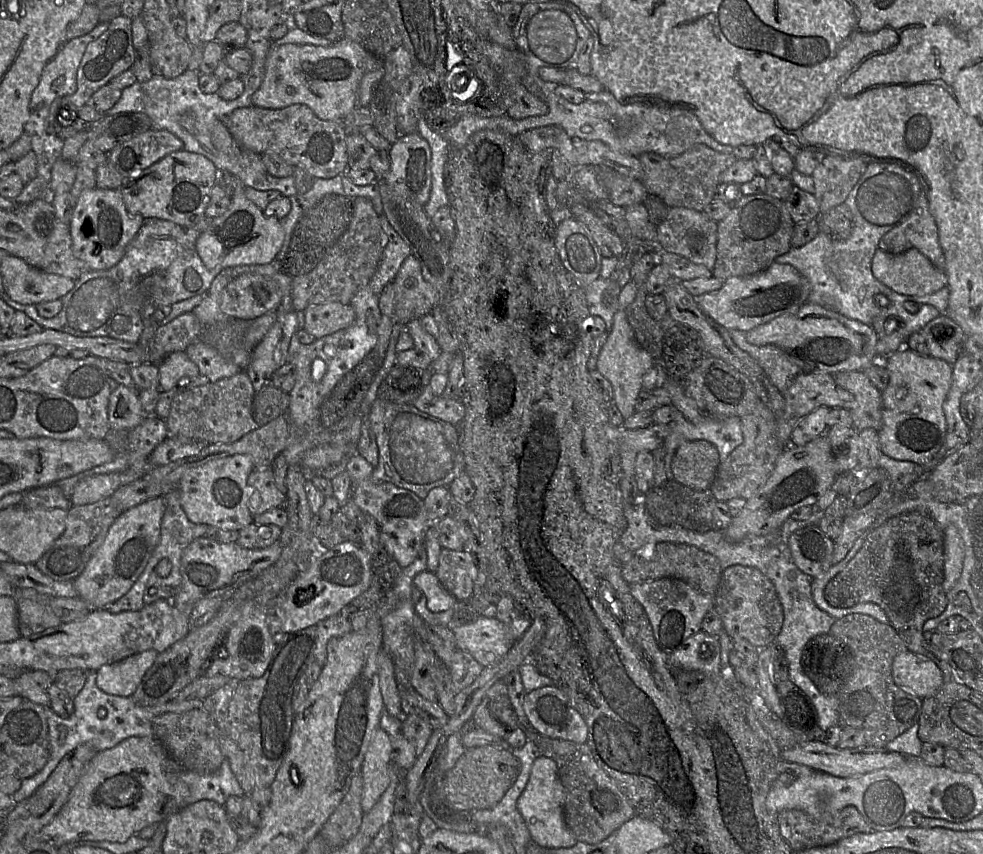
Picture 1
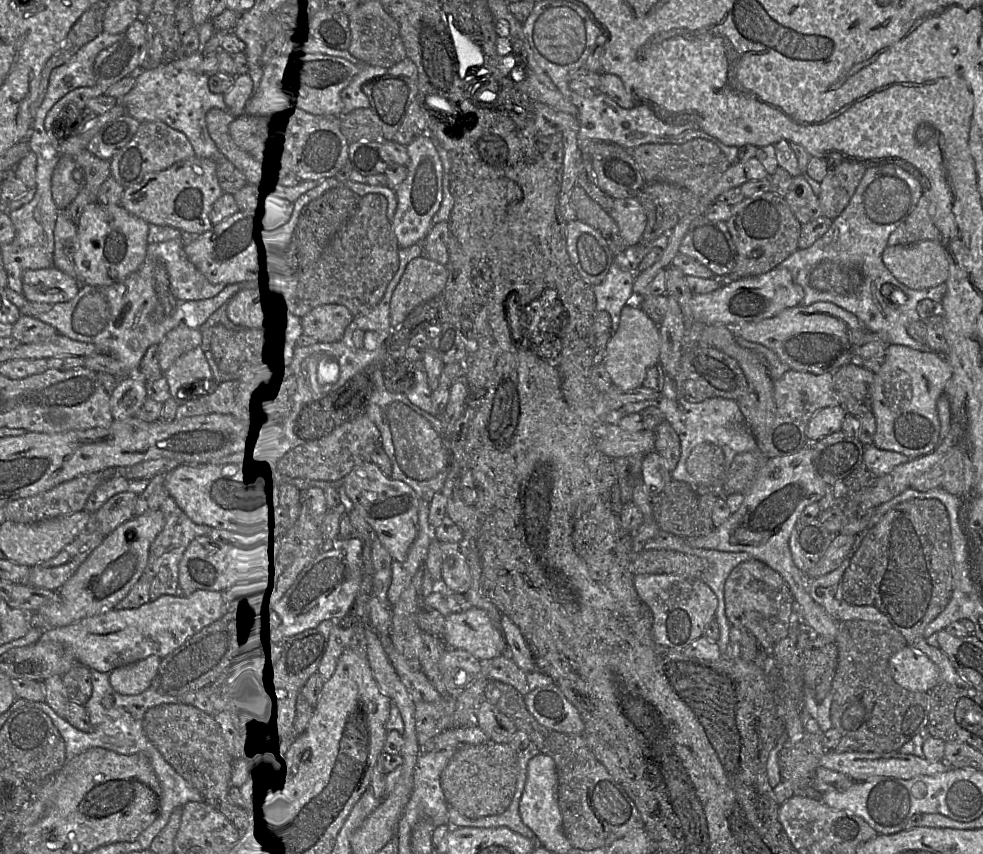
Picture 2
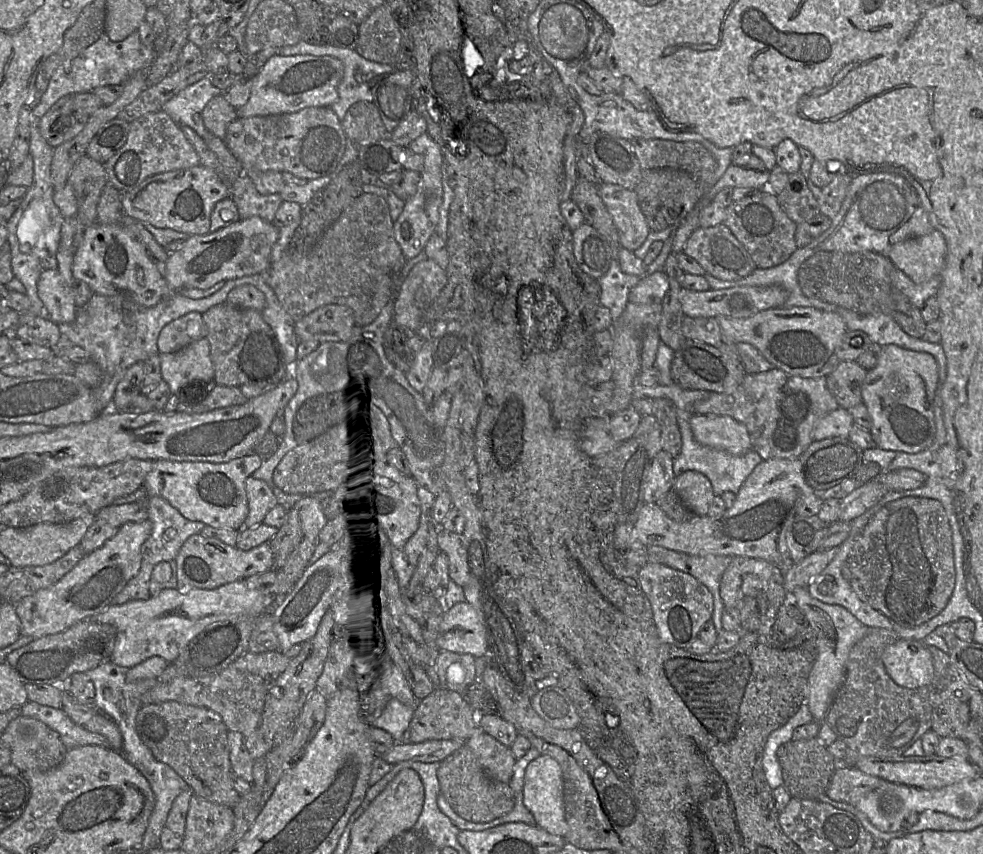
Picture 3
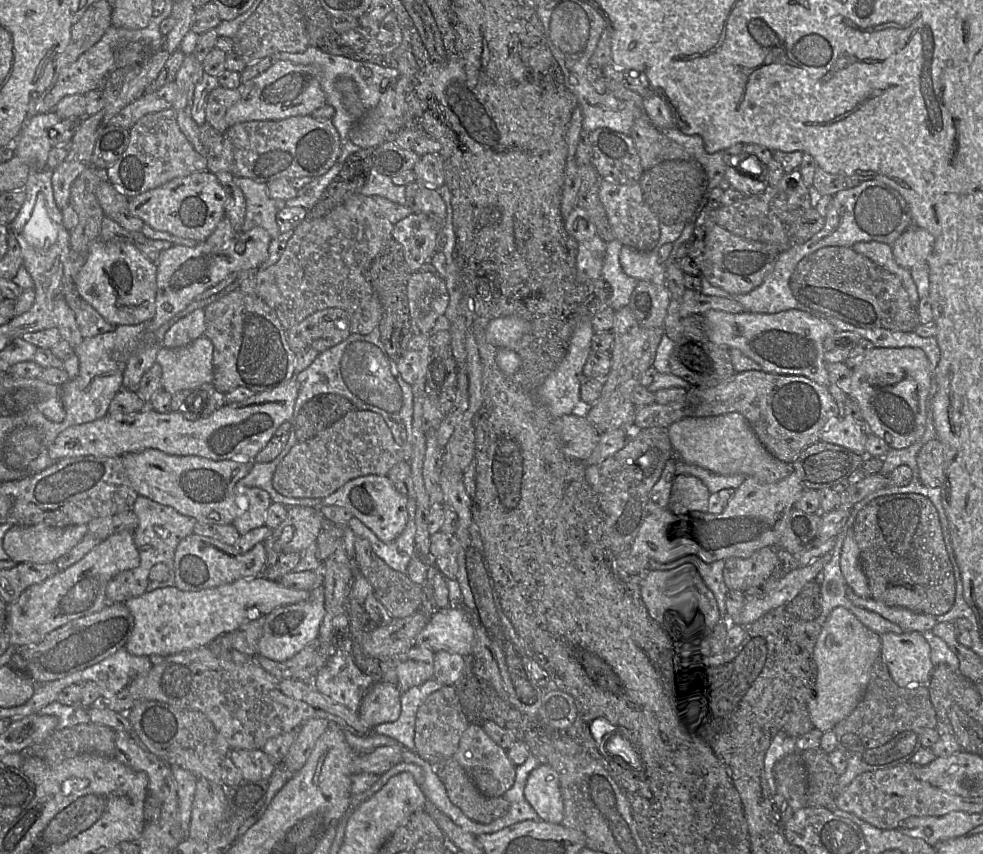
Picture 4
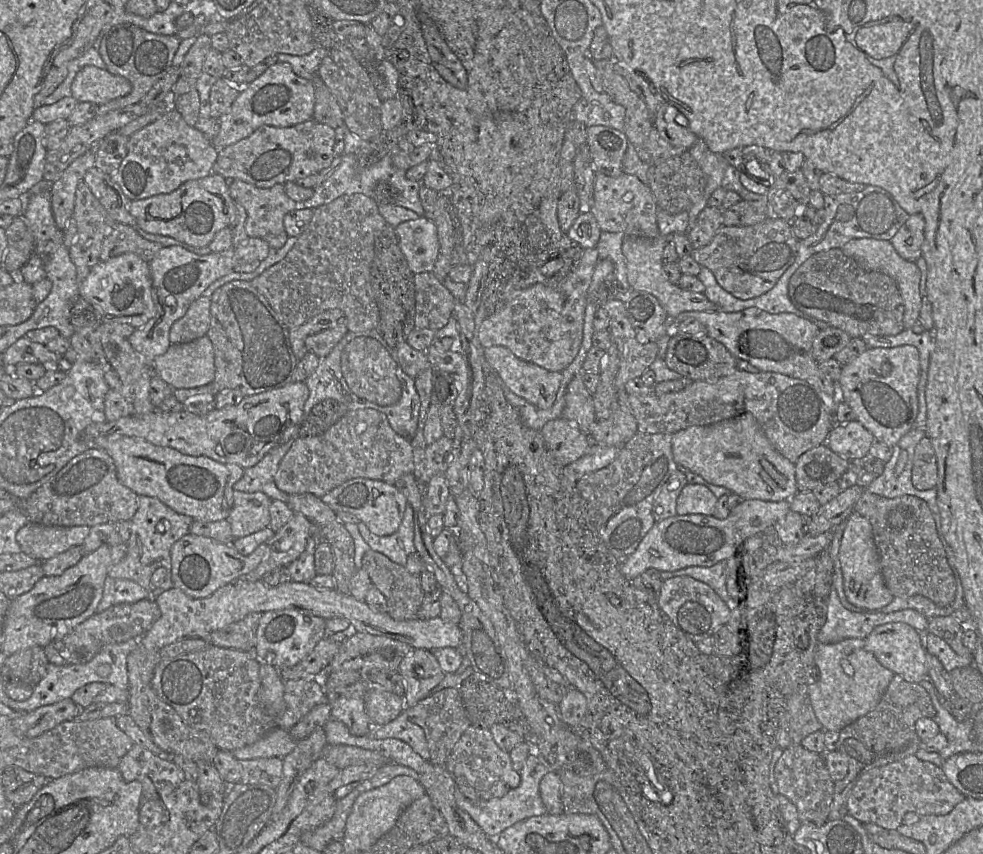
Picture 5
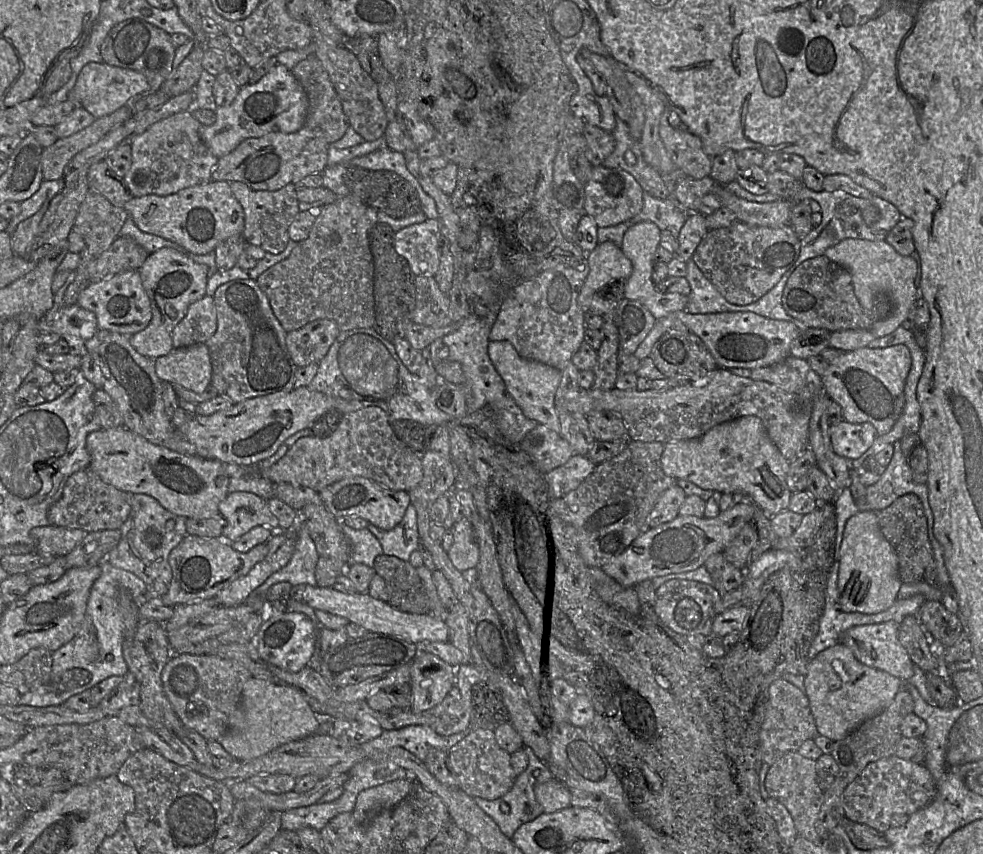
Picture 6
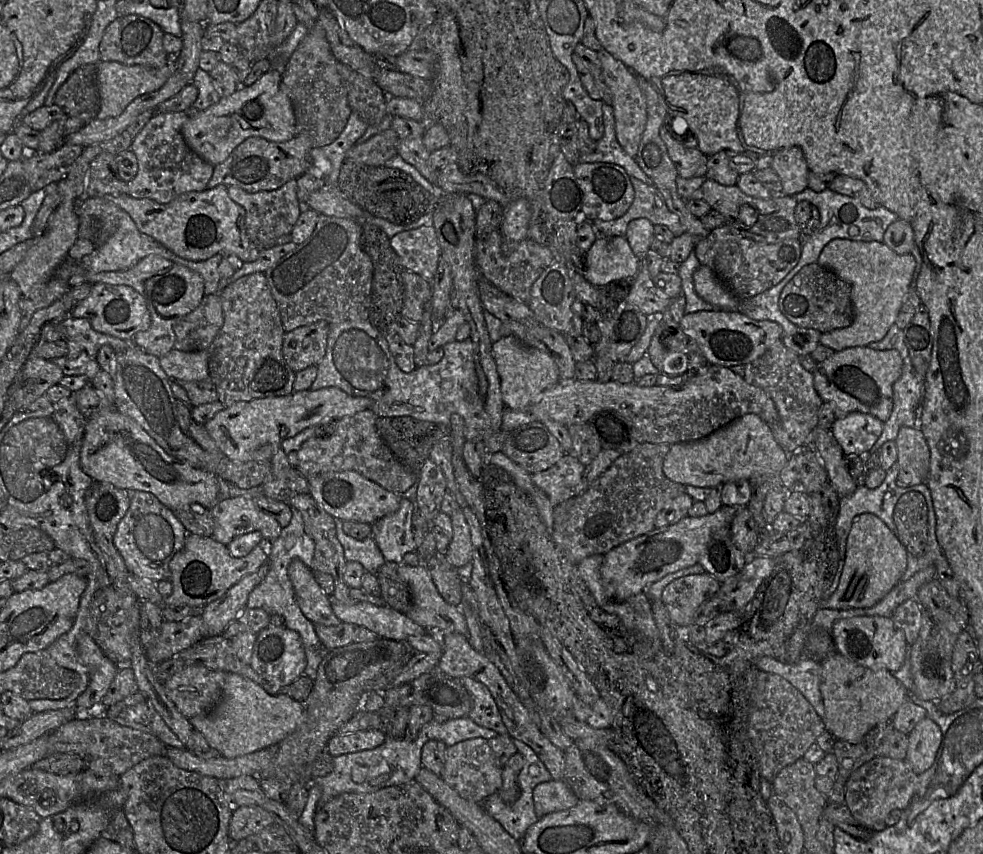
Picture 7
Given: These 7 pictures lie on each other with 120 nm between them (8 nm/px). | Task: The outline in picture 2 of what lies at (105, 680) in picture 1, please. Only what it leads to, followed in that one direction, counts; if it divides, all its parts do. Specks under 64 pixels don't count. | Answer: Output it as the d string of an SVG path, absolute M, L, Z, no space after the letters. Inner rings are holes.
M156 655L118 667L109 673L109 682L119 694L138 695L150 687L161 658Z

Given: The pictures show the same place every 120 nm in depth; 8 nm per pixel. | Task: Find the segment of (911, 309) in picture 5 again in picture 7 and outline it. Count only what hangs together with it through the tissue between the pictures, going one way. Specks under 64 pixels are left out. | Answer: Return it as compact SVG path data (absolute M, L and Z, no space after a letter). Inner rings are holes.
M839 238L830 241L824 247L817 263L851 285L851 298L855 312L854 321L850 326L823 333L820 344L838 352L881 341L896 323L905 297L911 289L916 268L914 256L911 253L899 255L884 242L863 242Z

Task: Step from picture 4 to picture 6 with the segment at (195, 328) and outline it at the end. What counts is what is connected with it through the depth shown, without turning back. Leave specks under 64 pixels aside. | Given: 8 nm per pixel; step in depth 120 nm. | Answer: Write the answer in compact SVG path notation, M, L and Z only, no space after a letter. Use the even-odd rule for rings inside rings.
M204 295L193 302L184 318L172 330L174 348L205 343L217 329L217 316L212 296Z

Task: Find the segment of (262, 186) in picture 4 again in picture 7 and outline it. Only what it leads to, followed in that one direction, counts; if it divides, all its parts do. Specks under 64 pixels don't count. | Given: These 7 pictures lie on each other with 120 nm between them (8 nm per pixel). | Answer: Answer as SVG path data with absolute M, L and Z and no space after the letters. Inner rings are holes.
M291 179L276 190L260 191L250 193L238 186L227 186L230 198L245 209L245 228L247 236L253 247L260 249L271 248L277 244L277 240L287 234L291 234L292 229L300 215L299 200L297 197L297 180Z

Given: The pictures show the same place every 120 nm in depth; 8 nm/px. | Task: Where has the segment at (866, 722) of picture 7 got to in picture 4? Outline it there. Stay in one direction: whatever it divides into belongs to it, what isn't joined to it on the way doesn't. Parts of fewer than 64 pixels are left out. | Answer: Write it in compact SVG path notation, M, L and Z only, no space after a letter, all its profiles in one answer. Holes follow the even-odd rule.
M843 607L832 610L822 625L814 648L817 679L808 701L808 710L815 728L833 730L837 723L856 708L868 686L874 662L880 658L880 635L862 624Z

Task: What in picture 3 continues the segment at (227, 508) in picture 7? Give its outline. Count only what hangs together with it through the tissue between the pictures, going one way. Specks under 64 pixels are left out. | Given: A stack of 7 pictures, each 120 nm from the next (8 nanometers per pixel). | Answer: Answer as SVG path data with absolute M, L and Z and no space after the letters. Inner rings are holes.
M252 476L246 479L245 488L248 500L248 515L244 527L252 528L263 523L266 514L278 505L278 500L265 481Z

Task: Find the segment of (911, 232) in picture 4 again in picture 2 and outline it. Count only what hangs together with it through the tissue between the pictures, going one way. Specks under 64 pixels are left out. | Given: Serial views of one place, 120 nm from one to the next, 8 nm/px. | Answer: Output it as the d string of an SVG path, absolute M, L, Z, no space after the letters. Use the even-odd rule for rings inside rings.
M940 241L887 246L882 261L901 284L913 290L936 287L948 277L948 253Z

